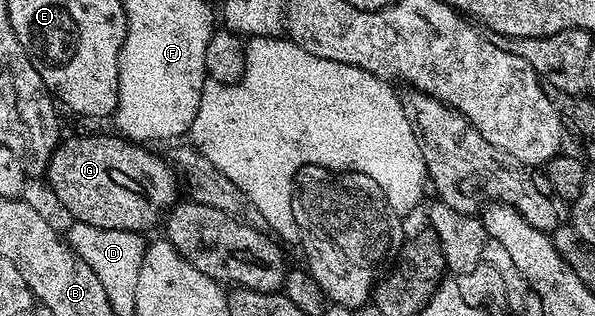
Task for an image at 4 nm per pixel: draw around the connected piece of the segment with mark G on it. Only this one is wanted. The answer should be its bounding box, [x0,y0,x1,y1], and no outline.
[45,136,181,235]

